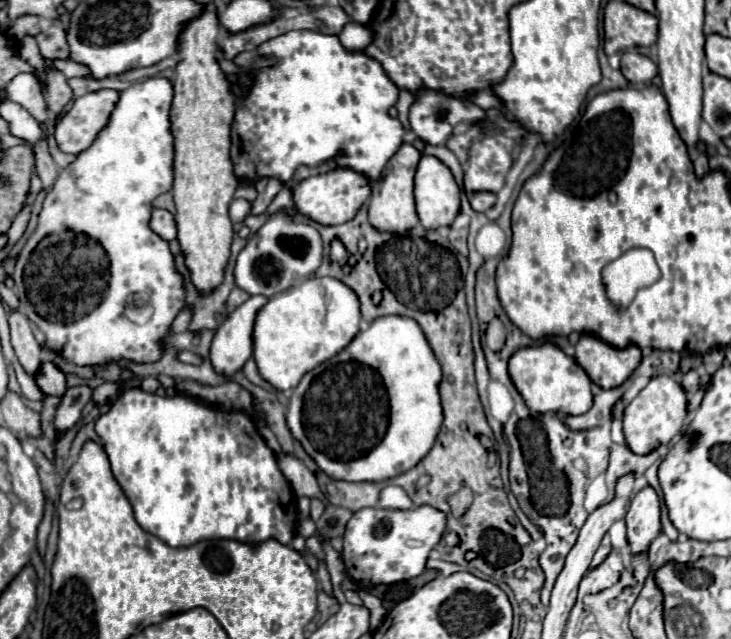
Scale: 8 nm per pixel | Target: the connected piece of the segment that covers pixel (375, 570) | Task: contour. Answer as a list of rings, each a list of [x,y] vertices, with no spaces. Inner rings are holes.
[[[418,505],[408,511],[392,511],[382,507],[360,509],[346,523],[342,537],[342,559],[346,565],[346,575],[366,589],[414,579],[426,569],[428,555],[442,539],[444,529],[446,513],[430,505]]]

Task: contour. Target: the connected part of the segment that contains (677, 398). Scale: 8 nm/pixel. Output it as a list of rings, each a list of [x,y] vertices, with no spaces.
[[[666,375],[652,377],[650,383],[638,393],[638,397],[626,409],[624,435],[626,435],[628,447],[636,455],[652,453],[656,447],[666,445],[672,441],[672,437],[680,435],[686,415],[688,415],[688,399],[682,385]]]

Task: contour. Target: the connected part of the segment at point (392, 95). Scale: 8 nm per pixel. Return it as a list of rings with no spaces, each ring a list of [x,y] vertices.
[[[290,31],[260,45],[258,53],[276,57],[276,65],[256,71],[248,97],[240,95],[230,77],[238,97],[230,151],[238,179],[280,177],[286,183],[298,165],[316,167],[334,157],[340,167],[364,173],[374,183],[398,147],[417,139],[388,113],[398,101],[398,89],[382,65],[362,51],[346,51],[336,35]]]

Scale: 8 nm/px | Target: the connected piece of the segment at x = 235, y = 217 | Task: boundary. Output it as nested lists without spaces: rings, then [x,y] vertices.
[[[234,199],[232,203],[230,203],[230,219],[234,221],[234,223],[242,223],[246,217],[248,217],[248,213],[250,213],[250,201],[246,201],[246,199]]]

